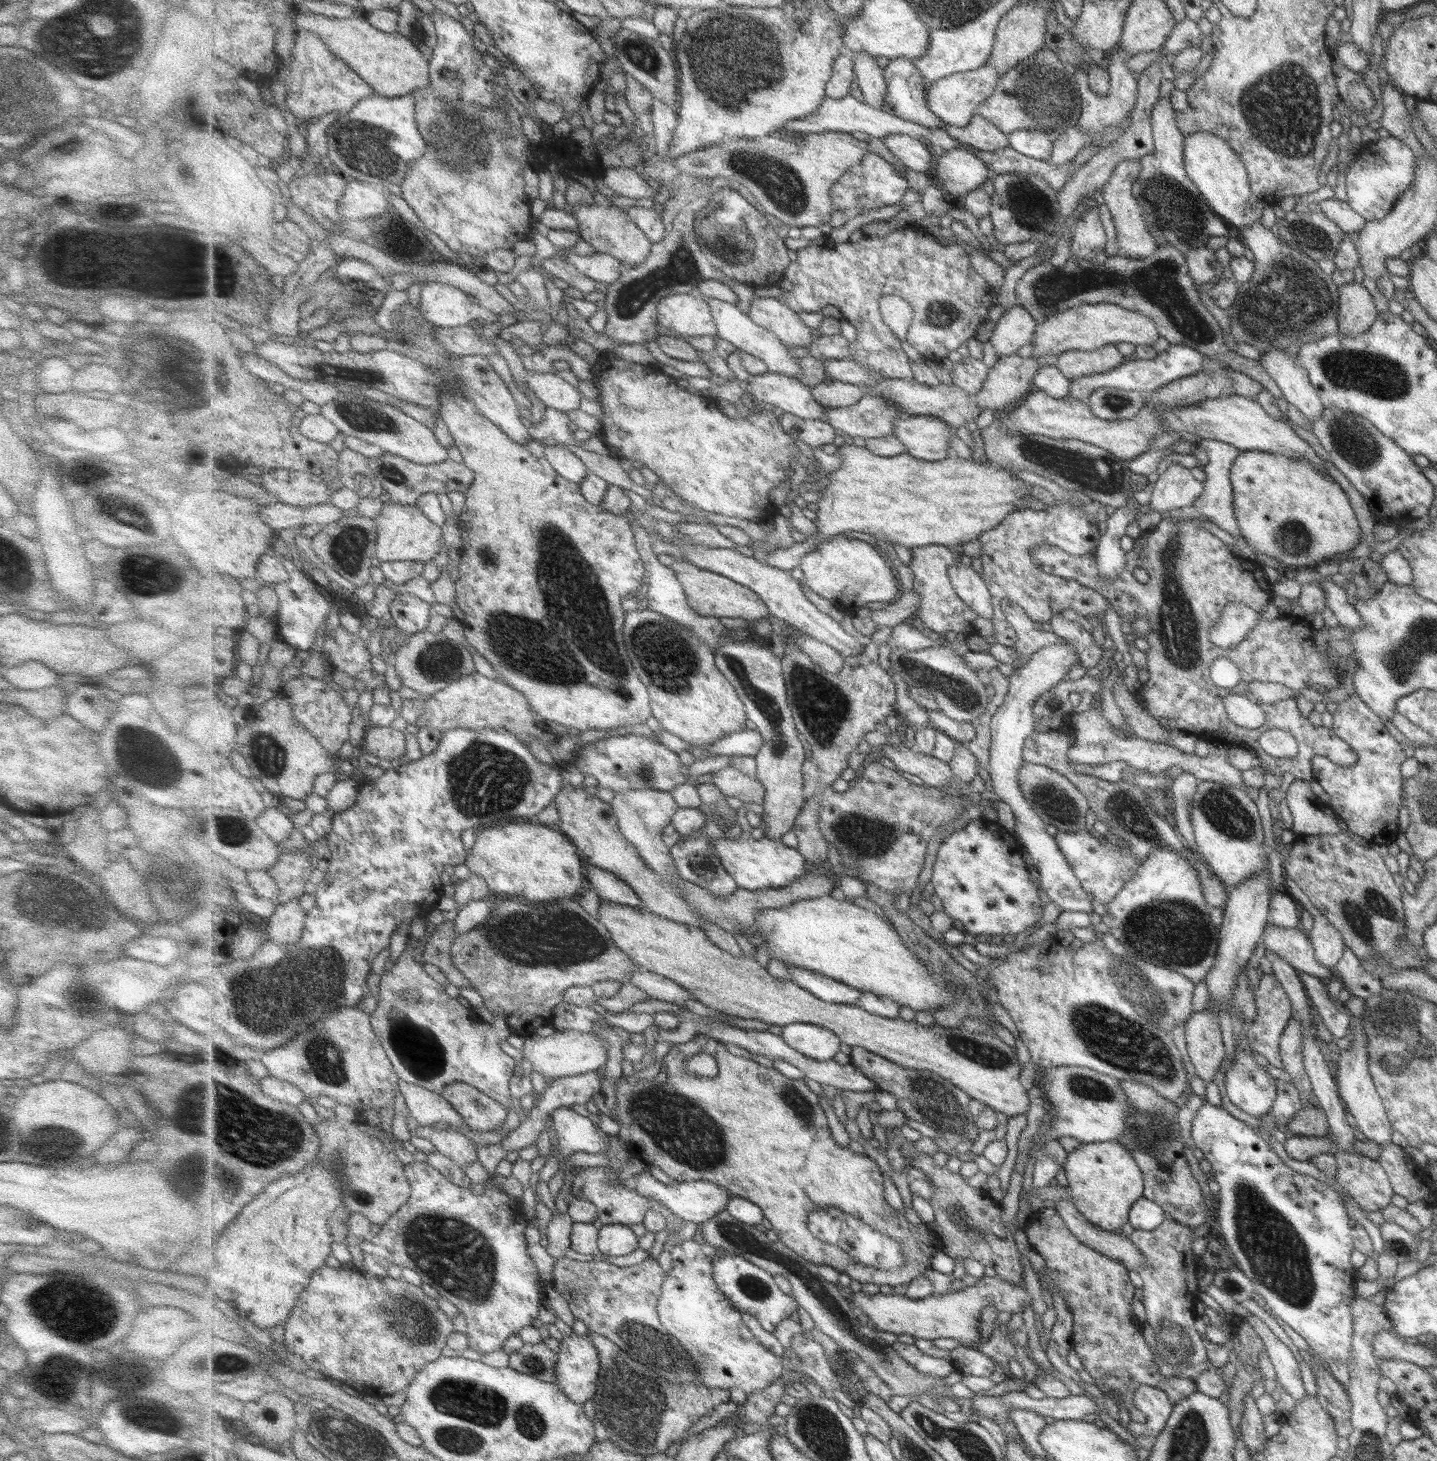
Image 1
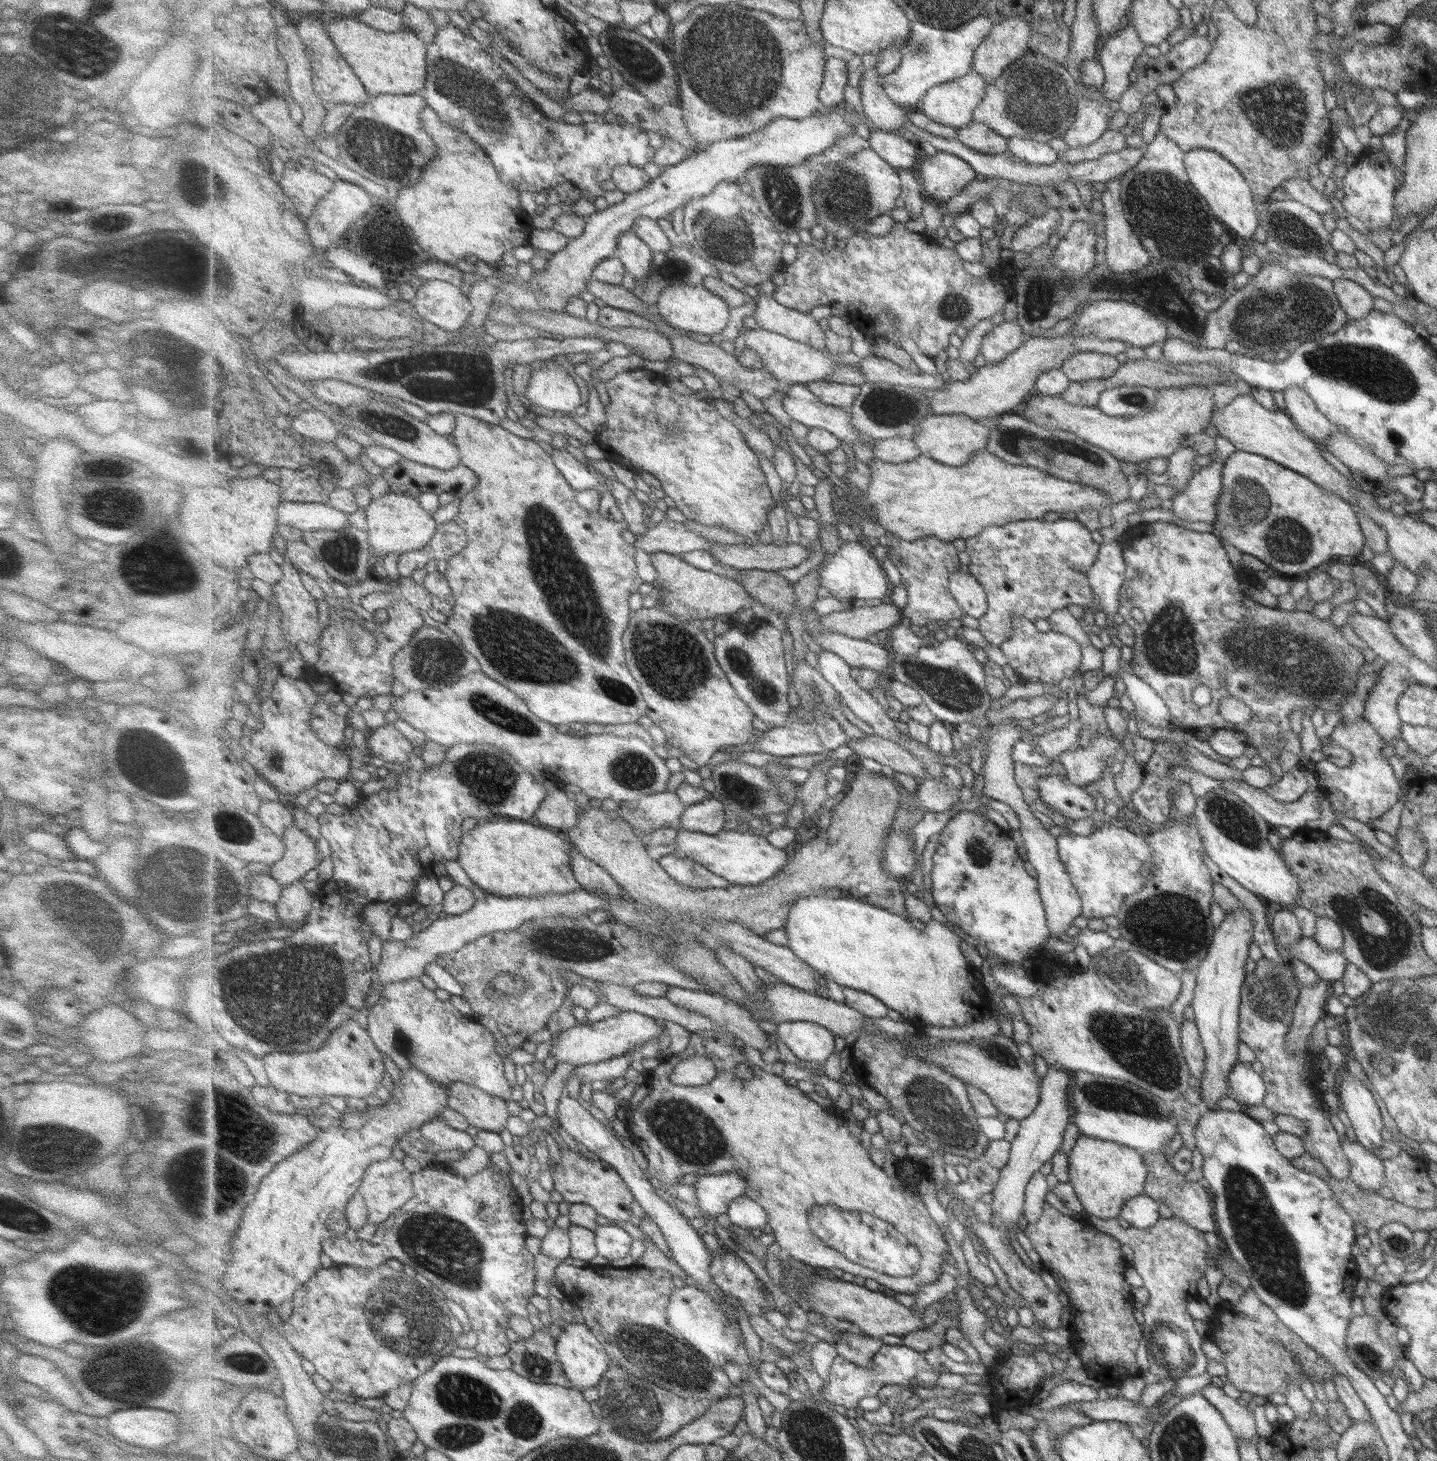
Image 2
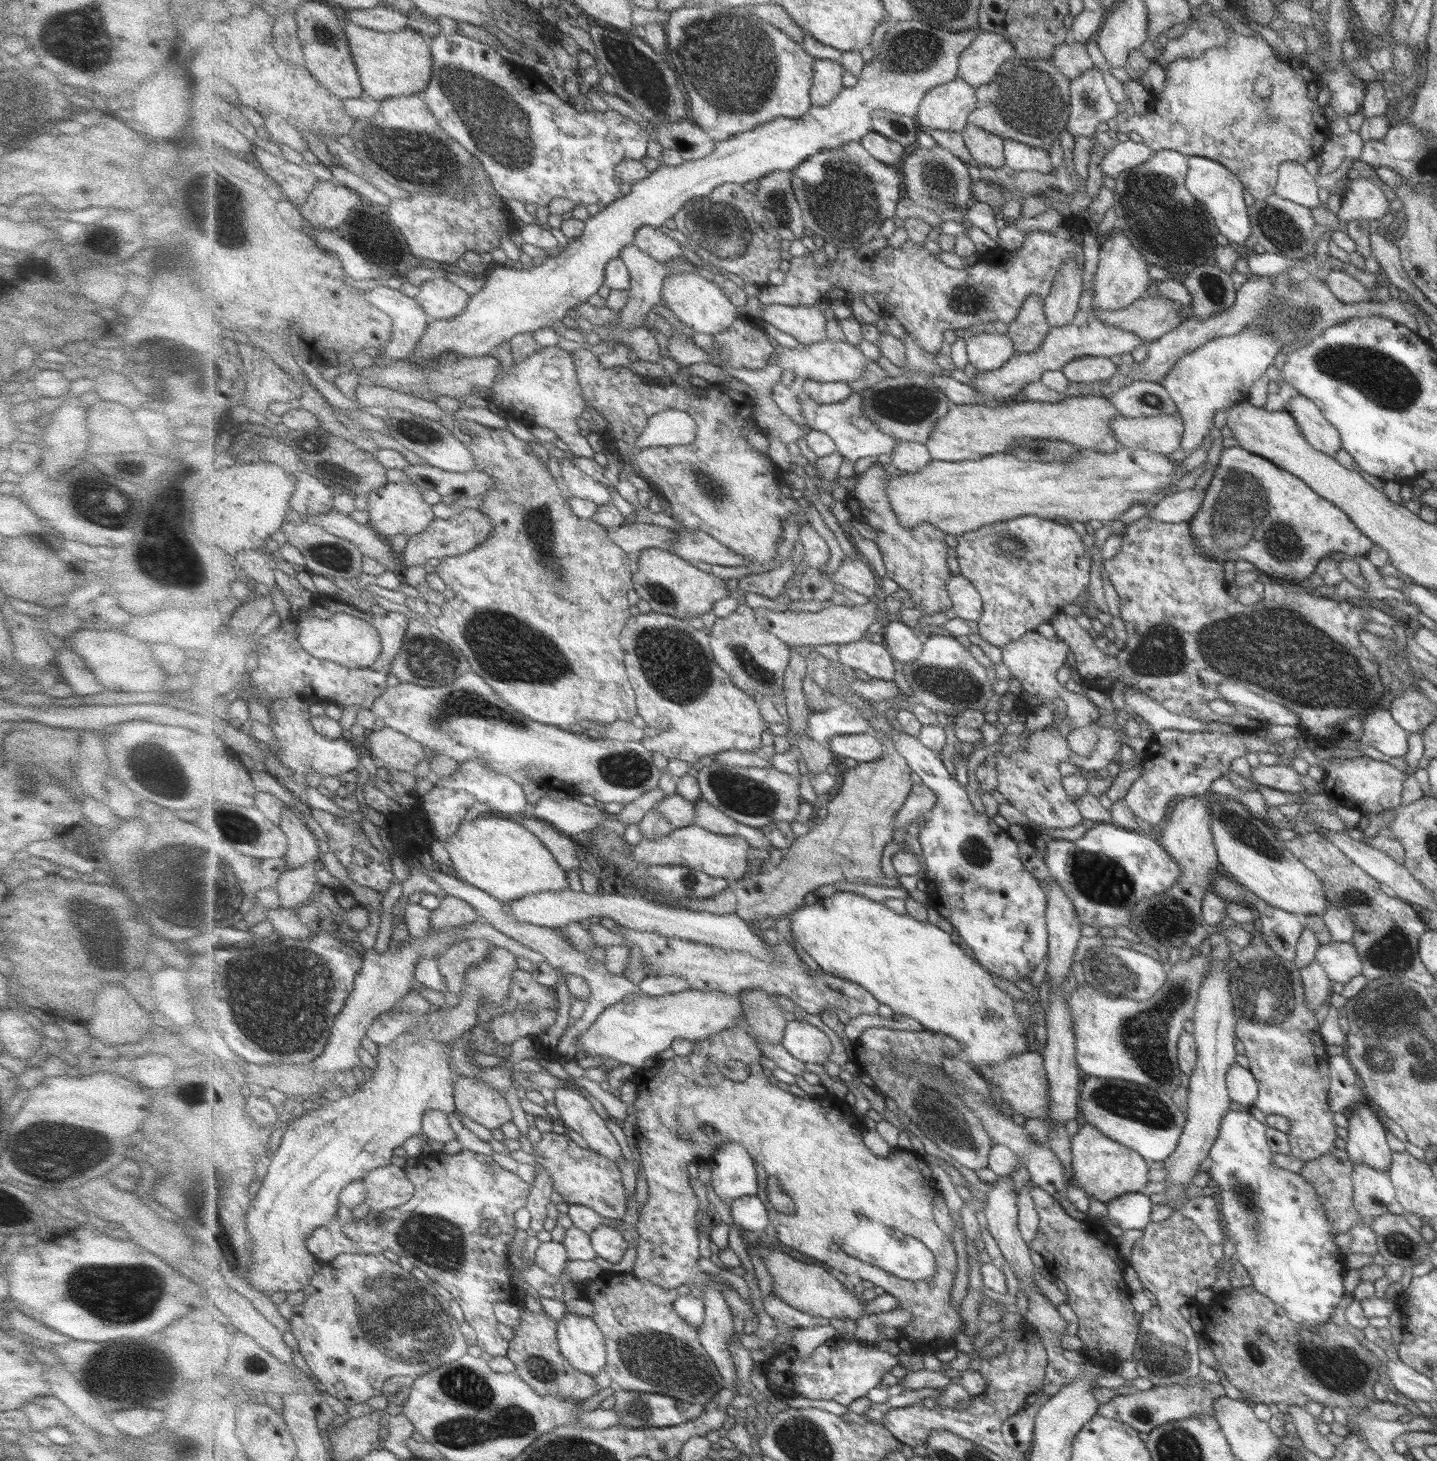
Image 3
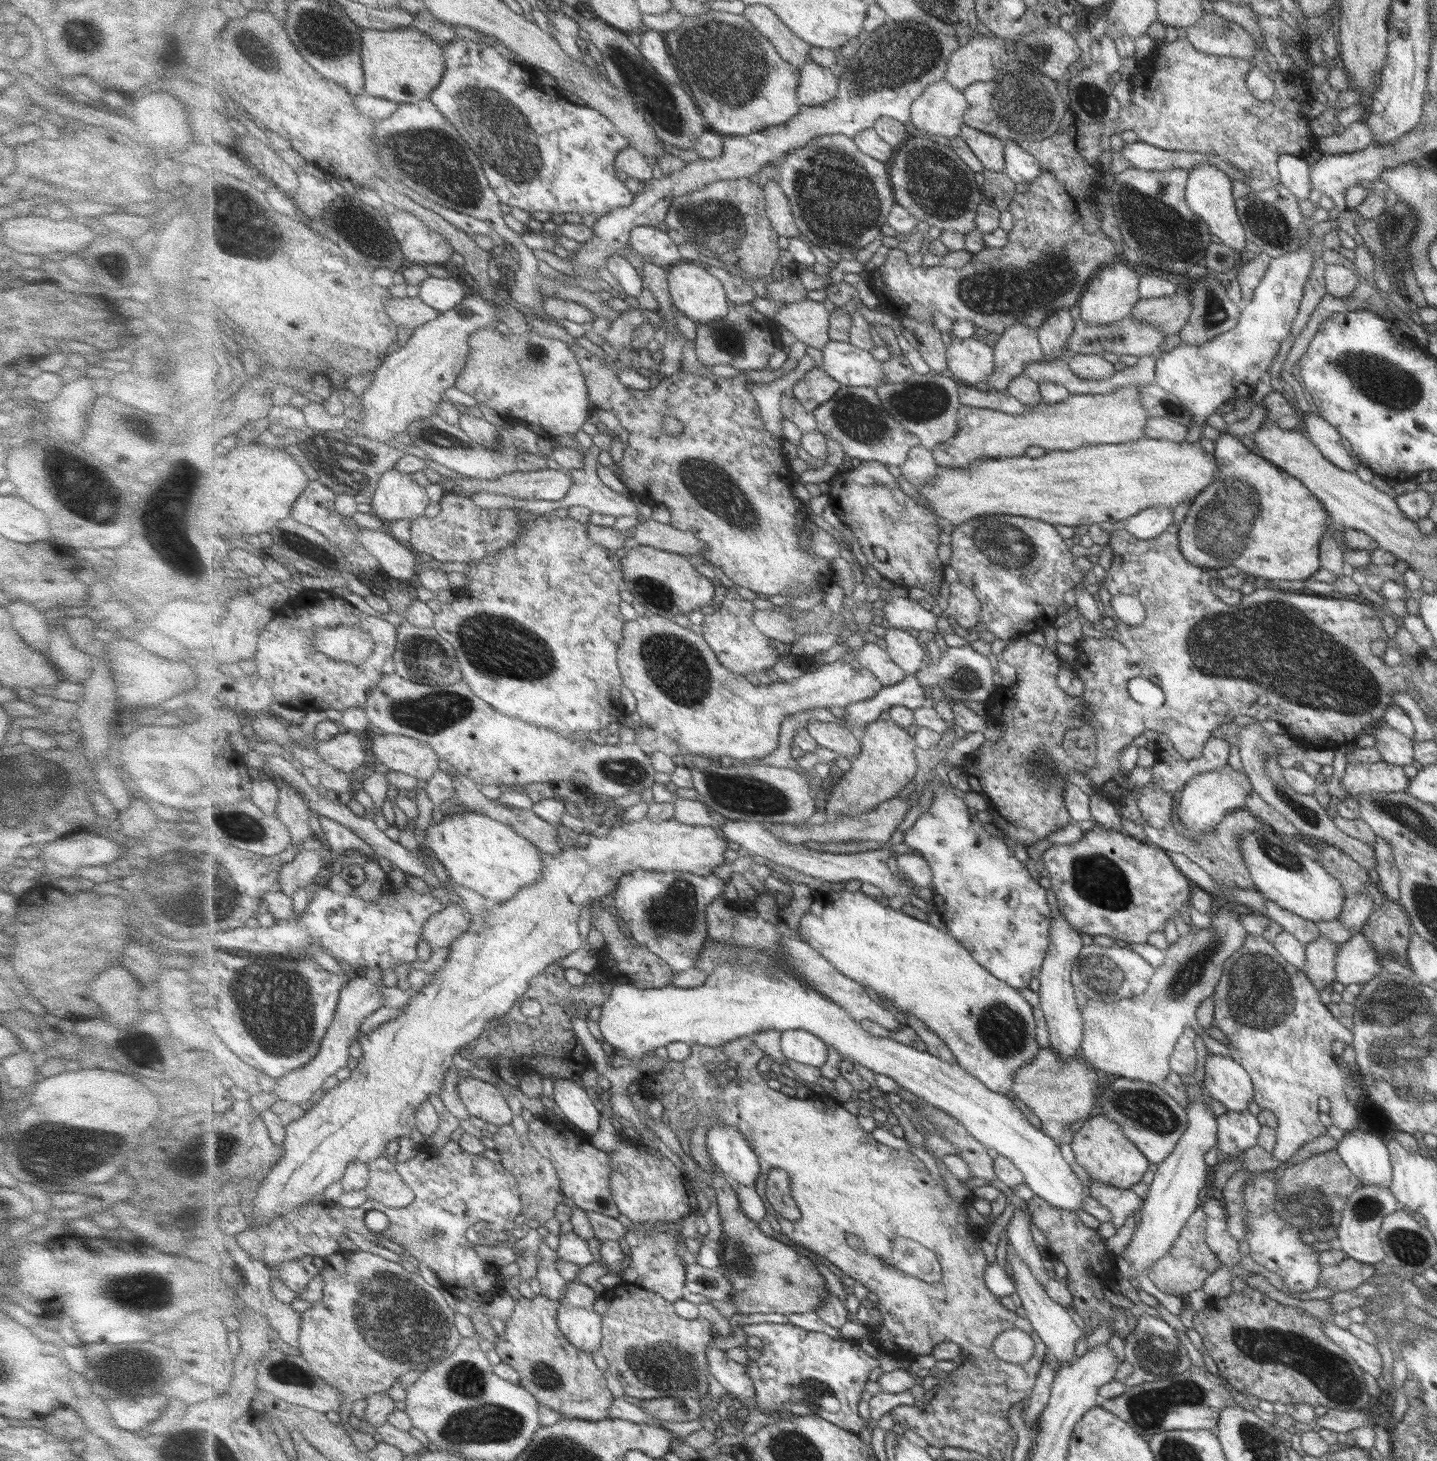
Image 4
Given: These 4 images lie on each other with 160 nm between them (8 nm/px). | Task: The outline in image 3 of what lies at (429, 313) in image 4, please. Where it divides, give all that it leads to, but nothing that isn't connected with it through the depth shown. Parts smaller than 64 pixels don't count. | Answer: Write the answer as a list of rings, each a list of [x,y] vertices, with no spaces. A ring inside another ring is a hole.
[[[386,285],[376,286],[362,297],[394,319],[394,336],[384,348],[386,358],[396,361],[414,354],[429,324],[427,313],[417,300],[403,294],[400,288]]]

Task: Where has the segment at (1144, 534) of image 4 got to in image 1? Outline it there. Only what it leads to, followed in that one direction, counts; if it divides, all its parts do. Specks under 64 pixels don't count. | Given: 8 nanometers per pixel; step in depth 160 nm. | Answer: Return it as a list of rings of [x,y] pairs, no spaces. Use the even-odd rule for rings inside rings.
[[[1203,440],[1195,442],[1196,446],[1200,446],[1203,452],[1207,456],[1208,463],[1205,466],[1201,466],[1201,469],[1205,472],[1205,480],[1203,483],[1203,490],[1201,494],[1192,502],[1192,506],[1188,513],[1197,515],[1202,519],[1205,519],[1211,524],[1215,524],[1217,528],[1221,528],[1223,532],[1231,534],[1236,539],[1236,548],[1240,550],[1240,557],[1244,560],[1254,561],[1254,554],[1252,550],[1244,545],[1244,539],[1240,536],[1239,529],[1233,514],[1232,503],[1232,488],[1230,480],[1228,479],[1228,470],[1230,469],[1233,459],[1240,453],[1239,449],[1234,446],[1225,445],[1224,443],[1217,442],[1216,440]]]

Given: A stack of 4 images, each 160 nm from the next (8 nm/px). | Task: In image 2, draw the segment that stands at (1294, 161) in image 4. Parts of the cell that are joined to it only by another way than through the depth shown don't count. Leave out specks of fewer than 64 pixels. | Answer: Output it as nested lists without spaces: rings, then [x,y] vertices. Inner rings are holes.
[[[1293,178],[1287,179],[1283,185],[1275,188],[1268,197],[1268,202],[1281,200],[1295,200],[1299,204],[1308,206],[1317,214],[1332,214],[1337,219],[1327,197],[1313,190],[1308,181]]]

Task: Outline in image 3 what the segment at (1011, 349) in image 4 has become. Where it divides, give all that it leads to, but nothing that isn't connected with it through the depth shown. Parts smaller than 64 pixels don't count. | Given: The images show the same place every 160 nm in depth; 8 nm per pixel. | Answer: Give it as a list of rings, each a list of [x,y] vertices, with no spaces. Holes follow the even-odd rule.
[[[1033,295],[1029,297],[1022,306],[1022,309],[1015,320],[1009,324],[1007,334],[1014,340],[1015,352],[1014,356],[1018,354],[1025,354],[1037,350],[1043,341],[1046,339],[1047,334],[1052,329],[1045,314],[1045,297]]]

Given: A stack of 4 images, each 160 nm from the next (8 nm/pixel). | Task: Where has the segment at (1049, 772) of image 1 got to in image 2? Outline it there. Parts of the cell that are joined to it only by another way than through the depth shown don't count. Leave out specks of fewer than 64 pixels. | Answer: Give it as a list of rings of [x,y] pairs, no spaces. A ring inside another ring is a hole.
[[[1042,776],[1038,780],[1038,789],[1048,808],[1064,814],[1072,822],[1089,818],[1097,810],[1095,796],[1067,776]]]

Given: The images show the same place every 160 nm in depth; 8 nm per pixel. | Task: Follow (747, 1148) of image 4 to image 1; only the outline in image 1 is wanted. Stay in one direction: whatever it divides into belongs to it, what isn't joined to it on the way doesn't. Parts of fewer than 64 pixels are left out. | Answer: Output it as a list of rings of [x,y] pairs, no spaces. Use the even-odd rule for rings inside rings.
[[[651,1171],[635,1175],[634,1183],[634,1189],[637,1190],[639,1194],[649,1200],[658,1202],[658,1204],[662,1204],[662,1206],[671,1210],[671,1213],[675,1214],[675,1217],[679,1217],[683,1222],[693,1222],[698,1226],[711,1220],[711,1218],[717,1217],[719,1212],[726,1210],[728,1200],[732,1195],[726,1188],[714,1182],[697,1180],[683,1183],[674,1182],[669,1185],[655,1178]]]

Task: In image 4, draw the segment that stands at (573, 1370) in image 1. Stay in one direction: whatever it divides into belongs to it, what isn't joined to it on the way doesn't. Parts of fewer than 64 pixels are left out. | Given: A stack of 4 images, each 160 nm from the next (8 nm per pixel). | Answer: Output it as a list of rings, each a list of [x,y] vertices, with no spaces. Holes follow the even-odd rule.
[[[569,1282],[564,1298],[559,1301],[558,1325],[567,1340],[575,1348],[583,1352],[599,1352],[602,1350],[602,1315],[595,1312],[595,1300],[601,1297],[601,1290],[578,1282]]]

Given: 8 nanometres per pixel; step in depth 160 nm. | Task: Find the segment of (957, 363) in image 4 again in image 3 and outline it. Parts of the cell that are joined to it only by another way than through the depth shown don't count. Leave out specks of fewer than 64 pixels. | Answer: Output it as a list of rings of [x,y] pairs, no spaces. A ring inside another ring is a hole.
[[[992,330],[966,339],[968,362],[980,372],[997,370],[1014,356],[1015,343],[1007,334]]]

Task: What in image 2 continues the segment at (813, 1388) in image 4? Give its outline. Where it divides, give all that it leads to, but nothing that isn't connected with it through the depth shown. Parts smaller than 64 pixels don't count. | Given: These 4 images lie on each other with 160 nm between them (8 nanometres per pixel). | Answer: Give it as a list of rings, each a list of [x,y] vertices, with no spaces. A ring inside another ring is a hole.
[[[884,1344],[875,1354],[871,1369],[859,1367],[854,1363],[849,1363],[841,1355],[837,1355],[830,1368],[829,1375],[824,1378],[824,1383],[819,1390],[821,1395],[830,1405],[839,1404],[846,1408],[857,1408],[857,1404],[865,1398],[865,1396],[877,1396],[879,1390],[887,1384],[898,1384],[903,1388],[907,1386],[927,1386],[934,1388],[938,1384],[939,1377],[942,1372],[935,1370],[929,1362],[925,1361],[923,1352],[913,1350],[905,1345],[889,1345]]]

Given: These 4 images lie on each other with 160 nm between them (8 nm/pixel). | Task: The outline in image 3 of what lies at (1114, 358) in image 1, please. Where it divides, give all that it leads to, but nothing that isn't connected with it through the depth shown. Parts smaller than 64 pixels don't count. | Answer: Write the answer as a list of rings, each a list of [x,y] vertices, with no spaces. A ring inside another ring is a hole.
[[[1083,357],[1066,364],[1062,371],[1071,382],[1097,383],[1114,376],[1115,364],[1105,357]]]

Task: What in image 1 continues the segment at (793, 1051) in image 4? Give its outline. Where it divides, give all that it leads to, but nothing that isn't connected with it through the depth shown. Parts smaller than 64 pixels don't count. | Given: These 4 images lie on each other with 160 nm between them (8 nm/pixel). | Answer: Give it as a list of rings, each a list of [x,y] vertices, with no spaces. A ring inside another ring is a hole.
[[[811,1023],[784,1026],[781,1035],[789,1046],[818,1061],[835,1058],[842,1042],[832,1030]]]

